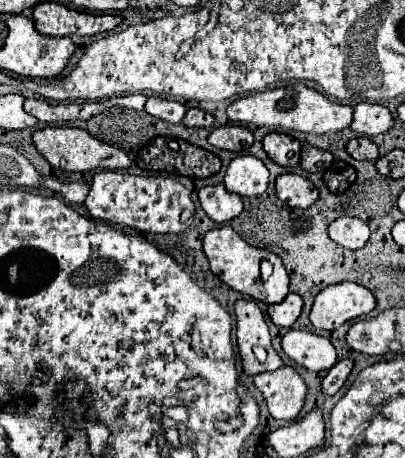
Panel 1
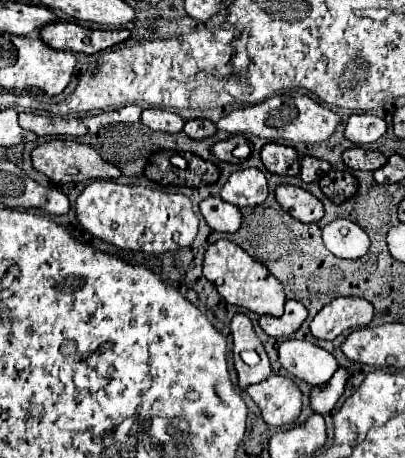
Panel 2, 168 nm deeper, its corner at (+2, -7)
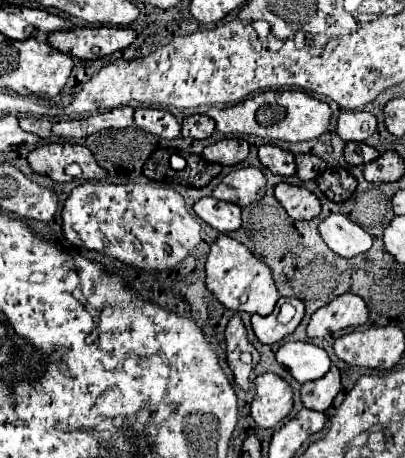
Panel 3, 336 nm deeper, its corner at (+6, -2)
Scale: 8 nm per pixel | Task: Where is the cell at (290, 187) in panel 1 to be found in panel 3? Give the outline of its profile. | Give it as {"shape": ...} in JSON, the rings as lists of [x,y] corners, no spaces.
{"shape":[[[286,182],[276,184],[276,200],[294,220],[312,220],[320,214],[320,200],[302,186],[292,186]]]}

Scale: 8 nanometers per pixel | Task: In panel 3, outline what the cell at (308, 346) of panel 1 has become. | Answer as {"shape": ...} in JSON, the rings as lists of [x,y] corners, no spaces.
{"shape":[[[286,342],[284,346],[278,348],[276,360],[300,384],[318,380],[330,370],[328,354],[322,348],[308,342]]]}

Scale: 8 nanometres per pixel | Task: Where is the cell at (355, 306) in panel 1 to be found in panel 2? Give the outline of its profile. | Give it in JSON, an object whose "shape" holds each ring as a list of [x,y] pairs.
{"shape":[[[338,297],[316,313],[310,331],[316,339],[336,339],[346,329],[368,325],[372,317],[372,303],[360,297]]]}

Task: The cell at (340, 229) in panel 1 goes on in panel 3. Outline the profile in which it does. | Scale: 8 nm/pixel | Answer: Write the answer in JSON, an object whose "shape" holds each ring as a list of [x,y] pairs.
{"shape":[[[330,214],[326,220],[320,222],[318,230],[328,248],[344,258],[368,252],[372,246],[372,236],[342,214]]]}

